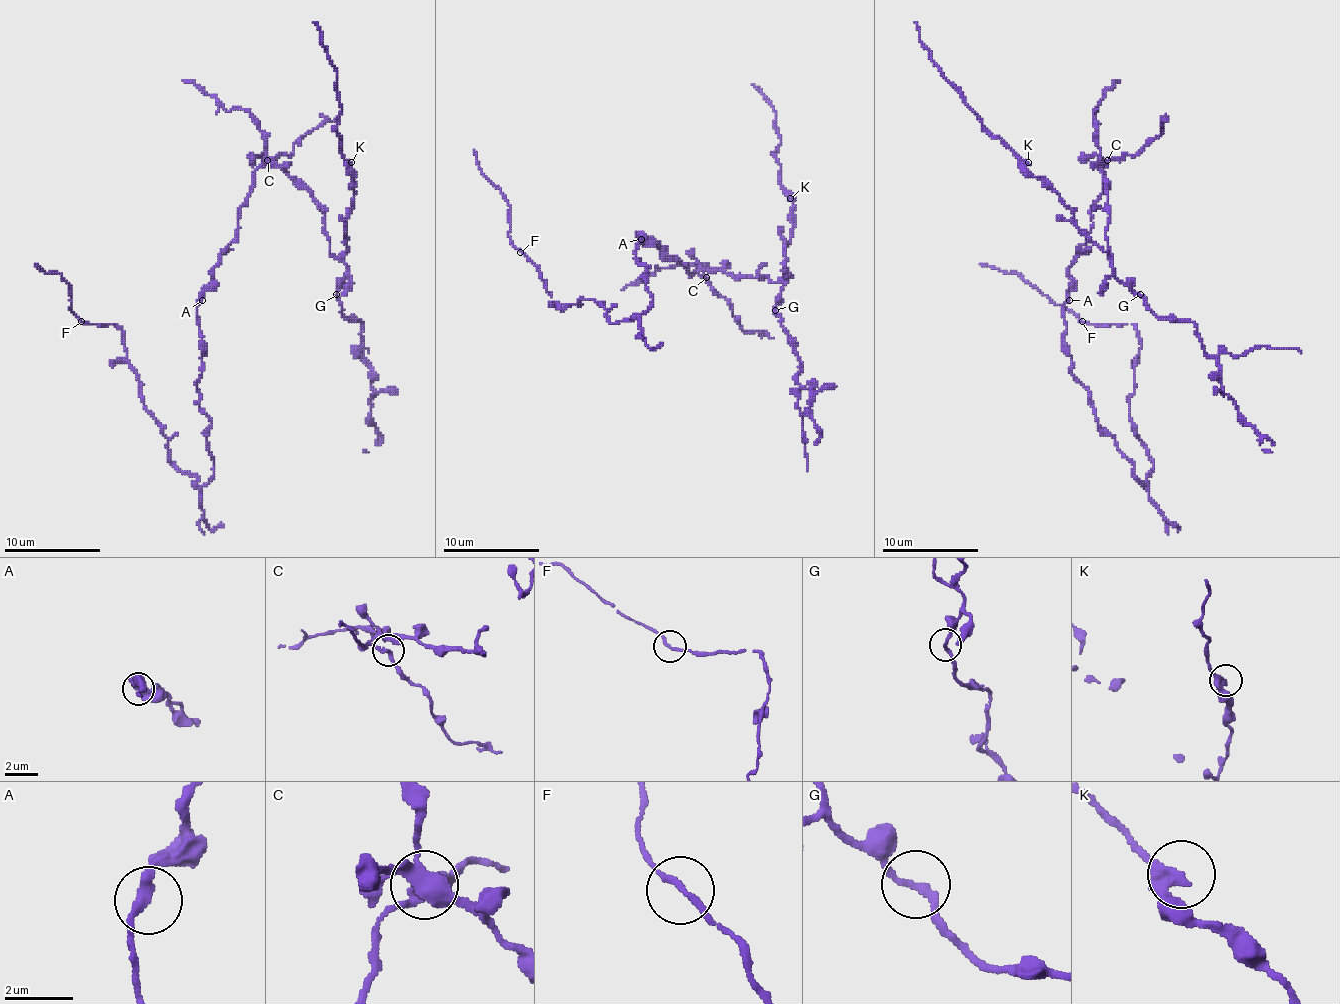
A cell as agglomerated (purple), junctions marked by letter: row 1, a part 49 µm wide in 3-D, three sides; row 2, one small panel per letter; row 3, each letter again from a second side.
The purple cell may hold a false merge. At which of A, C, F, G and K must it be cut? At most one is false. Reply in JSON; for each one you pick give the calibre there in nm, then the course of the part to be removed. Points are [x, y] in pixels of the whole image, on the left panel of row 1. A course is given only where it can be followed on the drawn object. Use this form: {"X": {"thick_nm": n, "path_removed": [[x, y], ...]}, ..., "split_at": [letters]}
{"split_at": []}

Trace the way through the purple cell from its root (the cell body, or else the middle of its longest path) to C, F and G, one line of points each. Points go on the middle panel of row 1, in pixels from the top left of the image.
C: (638, 236), (650, 241), (653, 239), (677, 263), (679, 261), (691, 273), (706, 278)
F: (638, 236), (653, 304), (616, 323), (592, 299), (556, 306), (520, 251)
G: (638, 236), (653, 239), (691, 273), (725, 270), (785, 282), (776, 309)

